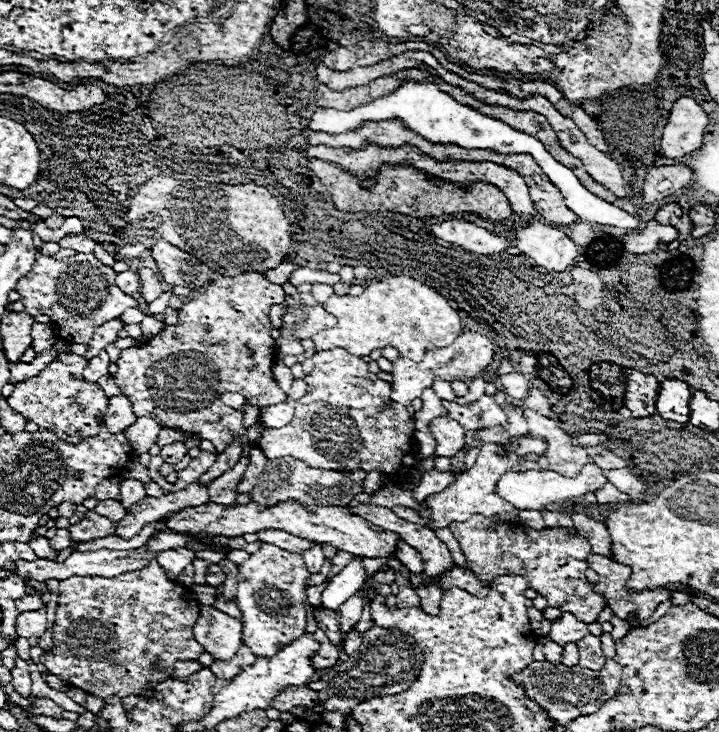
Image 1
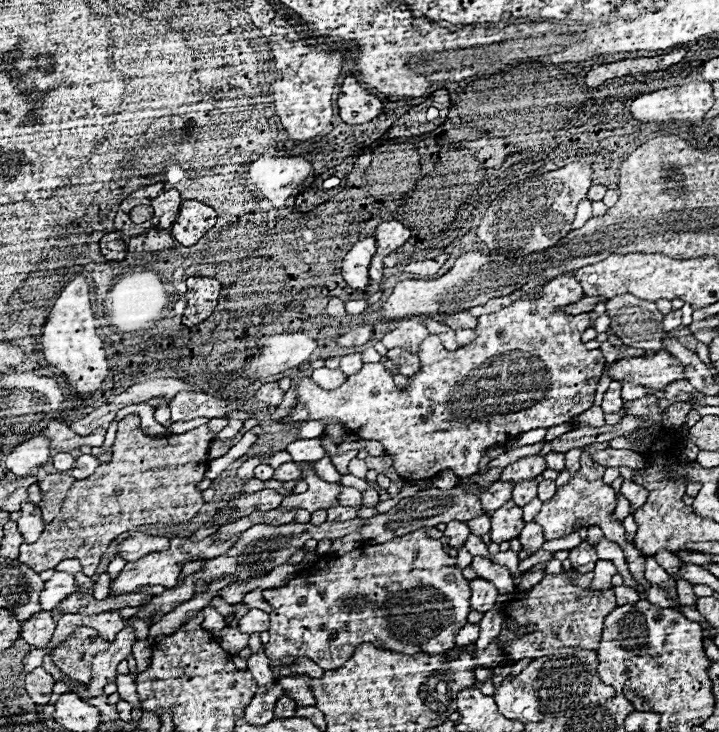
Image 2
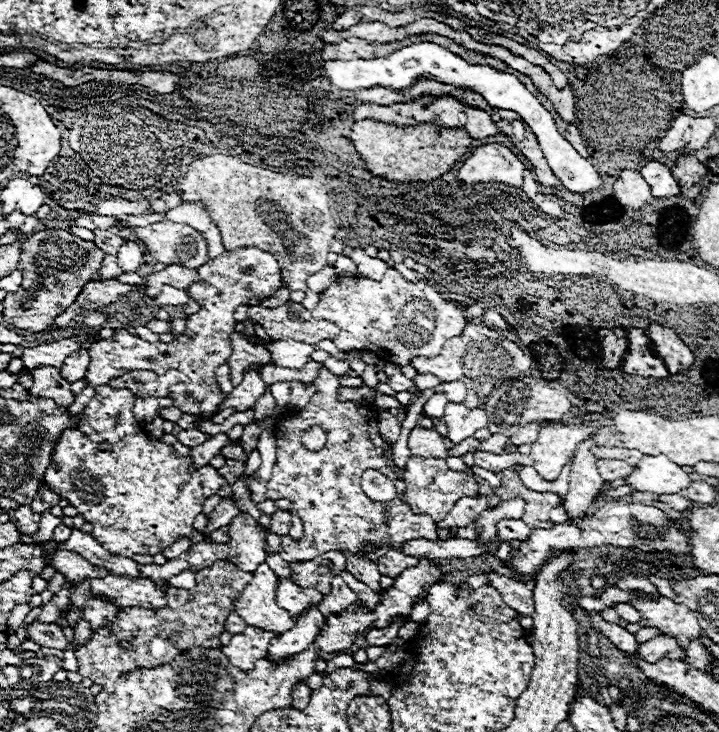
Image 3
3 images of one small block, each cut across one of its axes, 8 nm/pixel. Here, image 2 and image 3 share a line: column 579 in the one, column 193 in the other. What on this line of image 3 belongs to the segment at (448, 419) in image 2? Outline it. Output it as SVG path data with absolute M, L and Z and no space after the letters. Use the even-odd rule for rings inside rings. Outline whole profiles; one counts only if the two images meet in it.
M254 246L222 252L218 258L200 266L198 272L200 282L192 284L192 288L188 288L186 294L202 308L186 318L186 330L180 336L176 336L176 340L168 344L146 342L124 328L114 330L114 336L110 340L92 344L90 348L92 364L88 366L84 382L88 382L88 386L104 386L108 384L108 380L124 376L124 372L132 370L150 370L164 374L172 368L178 368L188 376L188 382L180 382L174 388L170 388L168 398L174 400L174 406L180 412L200 416L202 420L212 420L212 416L218 414L220 402L226 398L226 394L216 384L214 370L216 366L228 362L232 354L230 334L234 332L236 324L234 310L244 300L252 298L266 300L274 296L276 290L282 288L282 278L276 258L270 252L264 252Z

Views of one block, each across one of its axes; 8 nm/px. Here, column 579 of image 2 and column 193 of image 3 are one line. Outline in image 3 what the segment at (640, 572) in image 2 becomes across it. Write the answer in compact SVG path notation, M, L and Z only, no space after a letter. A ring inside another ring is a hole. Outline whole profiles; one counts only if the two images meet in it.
M108 384L104 388L96 388L96 396L84 410L80 424L76 428L68 428L68 432L60 434L56 448L52 452L52 464L44 474L44 486L52 488L62 500L78 510L78 514L94 524L94 536L100 544L118 556L134 556L134 554L158 554L166 546L174 544L180 536L192 534L192 522L202 512L202 504L208 496L216 494L226 480L216 474L216 468L202 466L198 470L186 472L186 466L192 462L188 456L178 458L172 446L162 442L152 442L140 422L136 422L132 408L136 396L122 390L112 390Z

